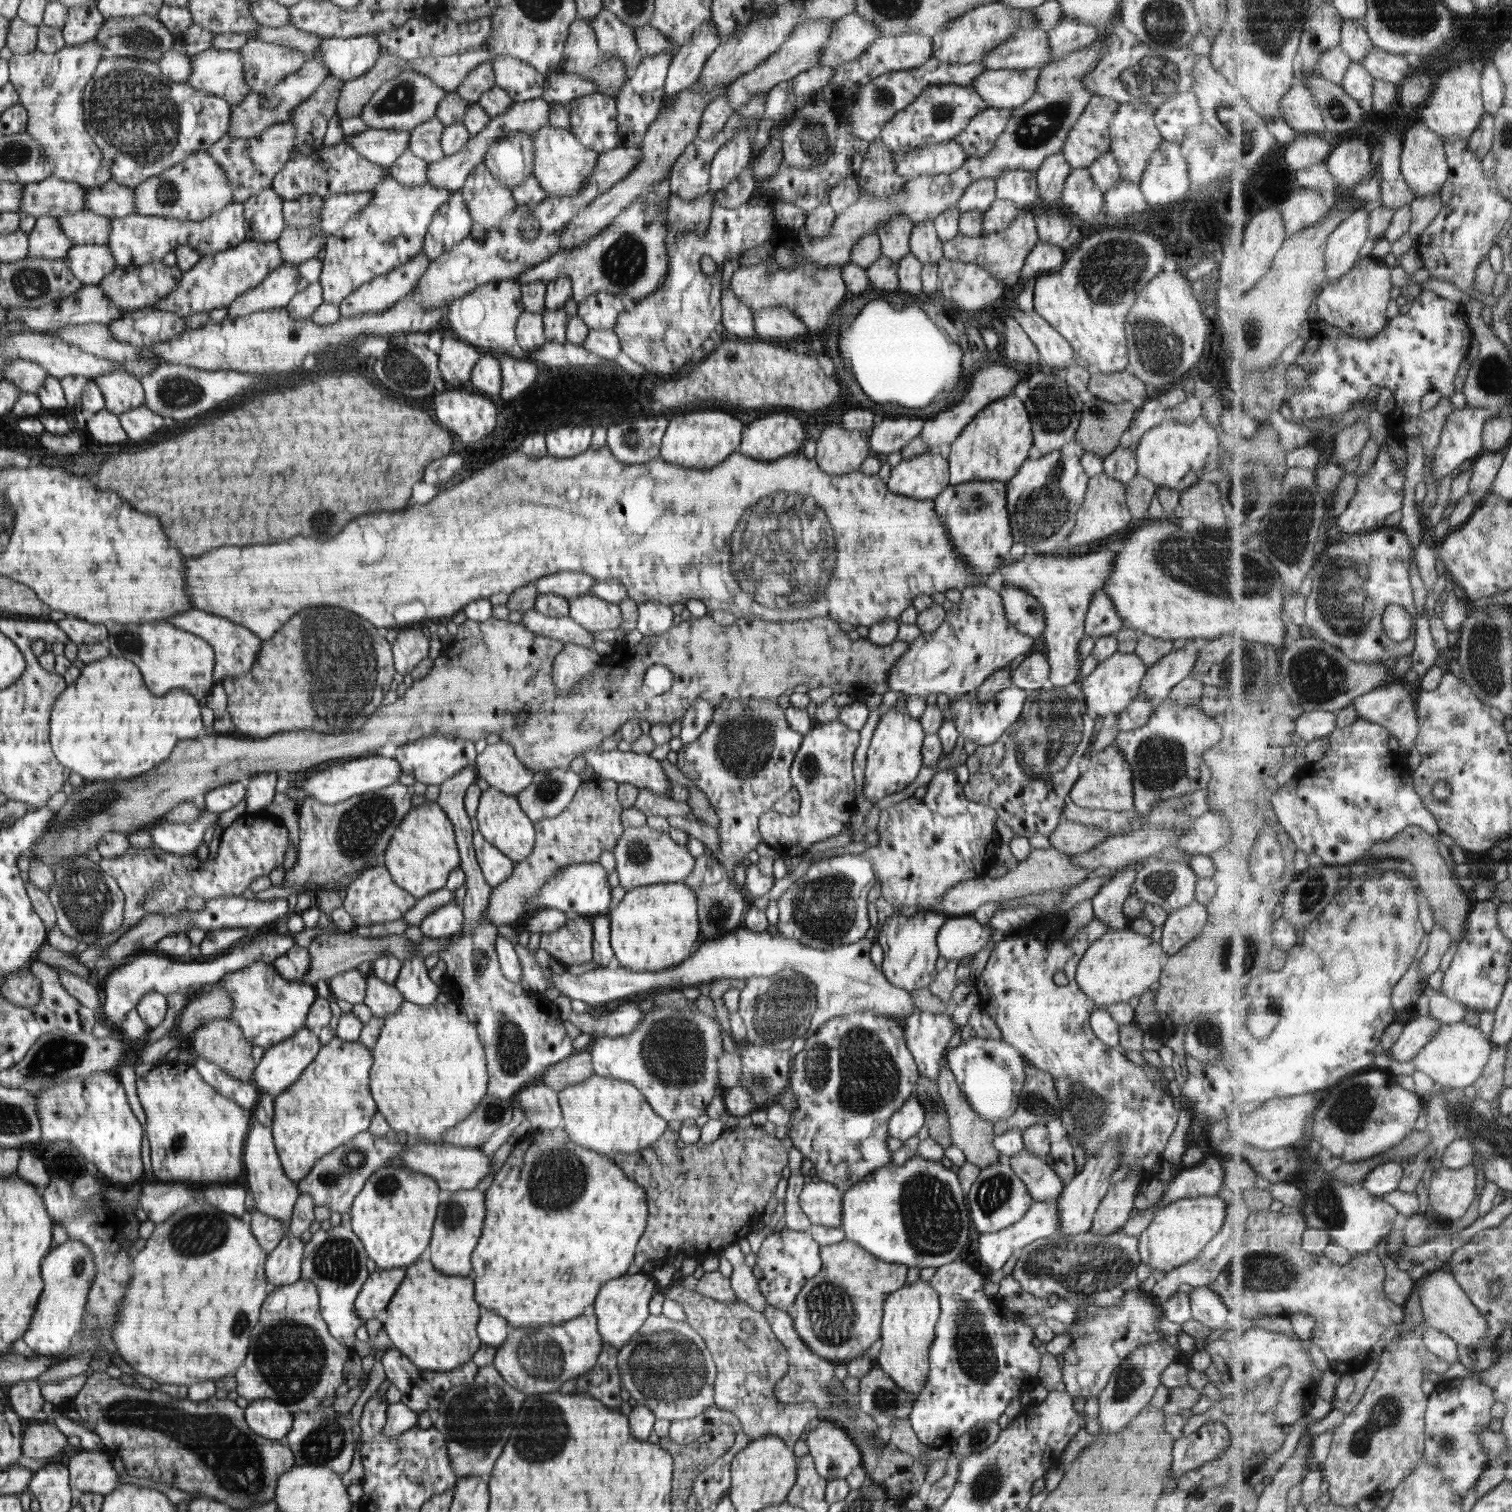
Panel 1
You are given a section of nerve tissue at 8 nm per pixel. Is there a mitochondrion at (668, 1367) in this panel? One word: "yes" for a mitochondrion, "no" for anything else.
yes

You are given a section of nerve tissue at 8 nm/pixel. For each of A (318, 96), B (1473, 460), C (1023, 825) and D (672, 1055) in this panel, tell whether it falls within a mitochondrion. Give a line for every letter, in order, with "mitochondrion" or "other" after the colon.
A: other
B: other
C: other
D: mitochondrion

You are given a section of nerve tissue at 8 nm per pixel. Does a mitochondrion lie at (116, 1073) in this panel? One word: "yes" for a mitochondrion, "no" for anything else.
no

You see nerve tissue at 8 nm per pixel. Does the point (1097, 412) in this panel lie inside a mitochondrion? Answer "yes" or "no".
yes

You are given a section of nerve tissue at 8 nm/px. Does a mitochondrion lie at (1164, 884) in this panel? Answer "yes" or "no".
yes

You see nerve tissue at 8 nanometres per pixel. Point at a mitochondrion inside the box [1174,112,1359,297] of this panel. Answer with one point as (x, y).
(1218, 138)

